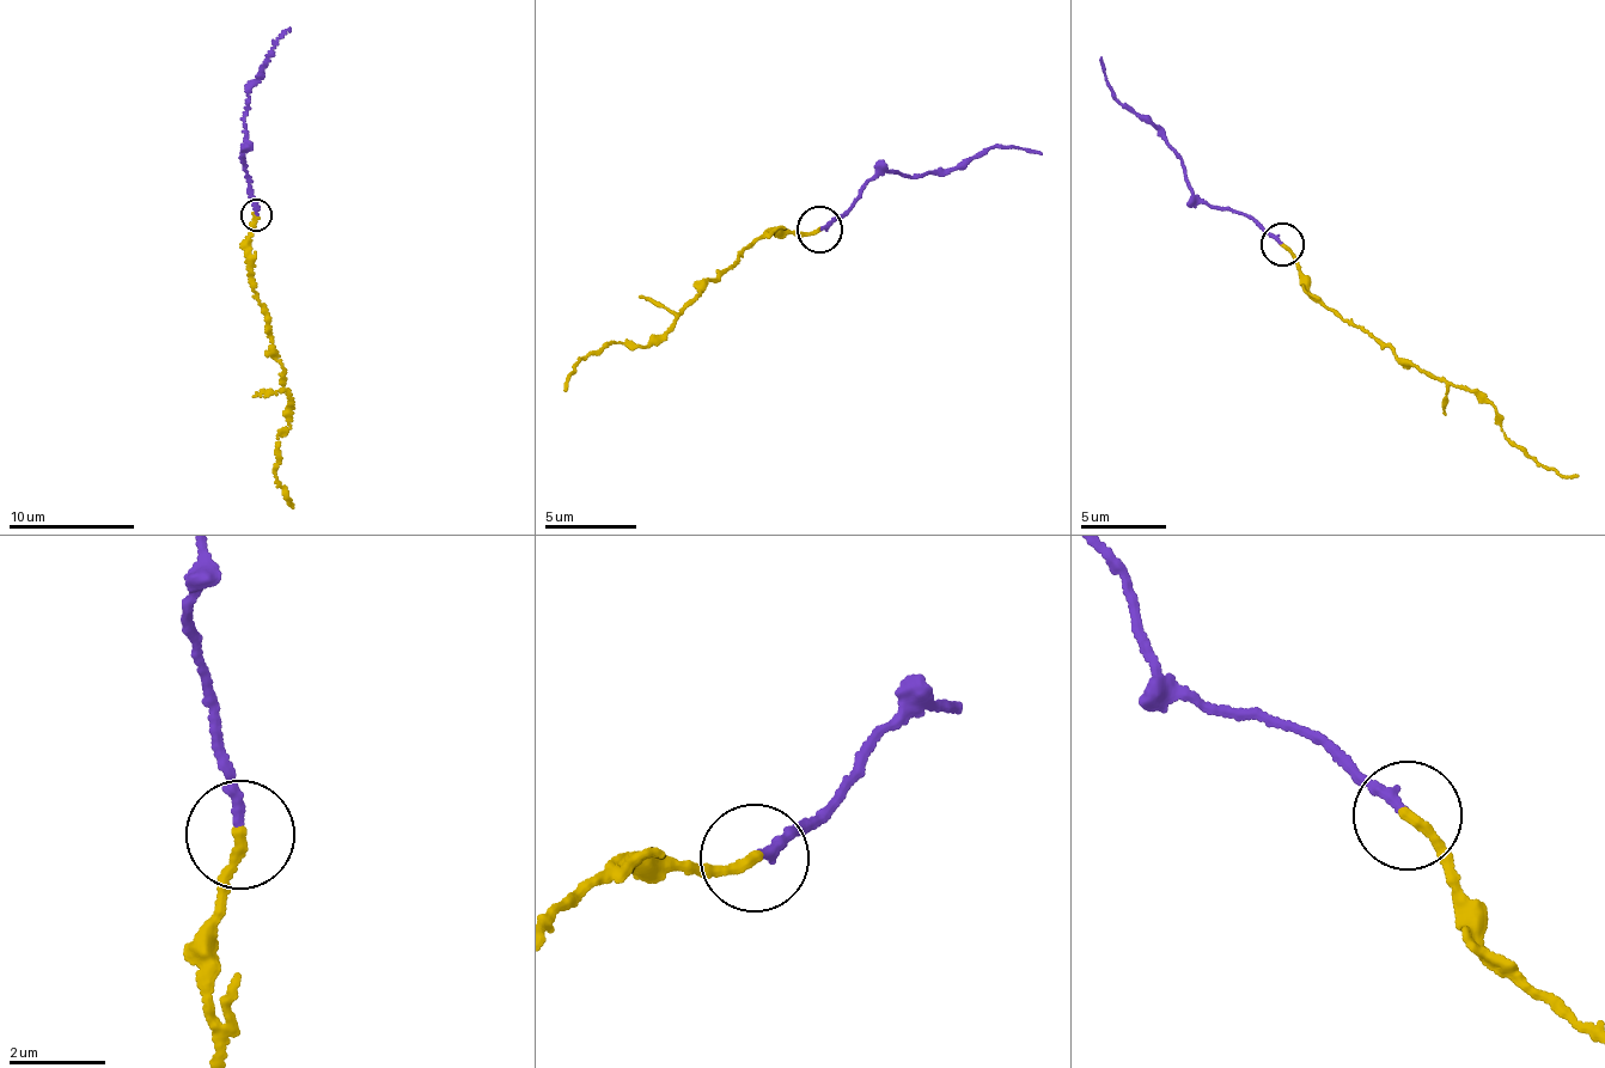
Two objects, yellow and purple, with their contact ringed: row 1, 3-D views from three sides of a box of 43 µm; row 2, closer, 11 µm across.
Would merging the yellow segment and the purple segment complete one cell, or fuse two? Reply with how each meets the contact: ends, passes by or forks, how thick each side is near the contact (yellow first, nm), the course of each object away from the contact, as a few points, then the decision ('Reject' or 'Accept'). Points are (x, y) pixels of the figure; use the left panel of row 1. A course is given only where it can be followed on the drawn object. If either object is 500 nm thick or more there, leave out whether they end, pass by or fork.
At the ring yellow ends. At the ring purple ends. Thickness 200 nm (yellow) against 200 nm. Course of yellow: (257, 214), (250, 245), (255, 292), (292, 401), (288, 425), (278, 438), (275, 474), (293, 507). Course of purple: (257, 214), (242, 162), (246, 138), (244, 113), (272, 48), (290, 28). Reject

